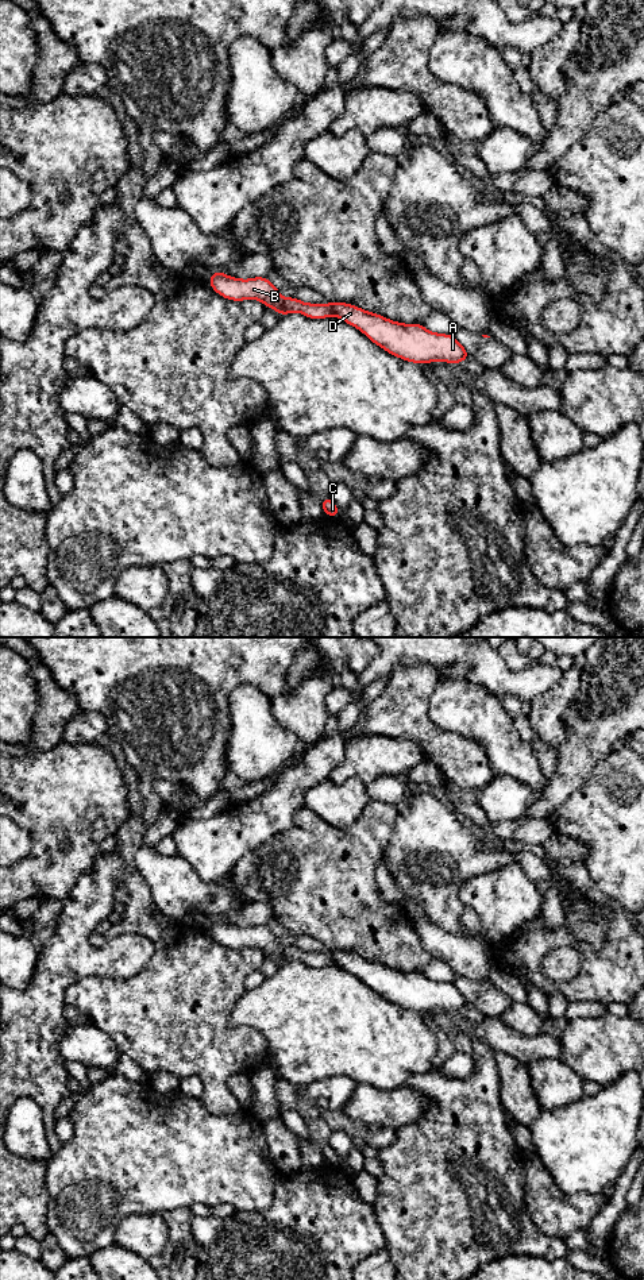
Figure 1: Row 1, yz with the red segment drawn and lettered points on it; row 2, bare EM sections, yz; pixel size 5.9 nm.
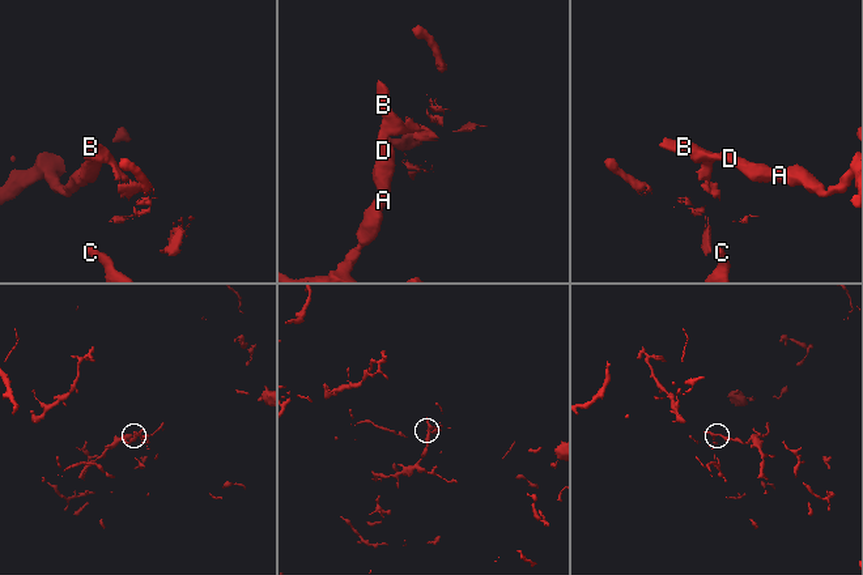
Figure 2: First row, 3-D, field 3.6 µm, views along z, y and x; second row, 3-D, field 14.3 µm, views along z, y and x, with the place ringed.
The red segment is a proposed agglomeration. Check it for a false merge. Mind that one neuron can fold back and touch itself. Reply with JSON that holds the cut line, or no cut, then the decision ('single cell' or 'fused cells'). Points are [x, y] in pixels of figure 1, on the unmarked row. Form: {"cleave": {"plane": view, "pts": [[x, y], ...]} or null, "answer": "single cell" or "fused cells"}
{"cleave": {"plane": "yz", "pts": [[330, 952], [335, 962]]}, "answer": "fused cells"}

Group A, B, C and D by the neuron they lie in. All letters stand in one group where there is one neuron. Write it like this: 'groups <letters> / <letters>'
groups A D / B C

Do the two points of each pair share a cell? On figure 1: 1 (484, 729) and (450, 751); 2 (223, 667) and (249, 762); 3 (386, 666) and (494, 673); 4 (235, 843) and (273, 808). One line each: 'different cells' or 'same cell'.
1: different cells
2: different cells
3: same cell
4: same cell

